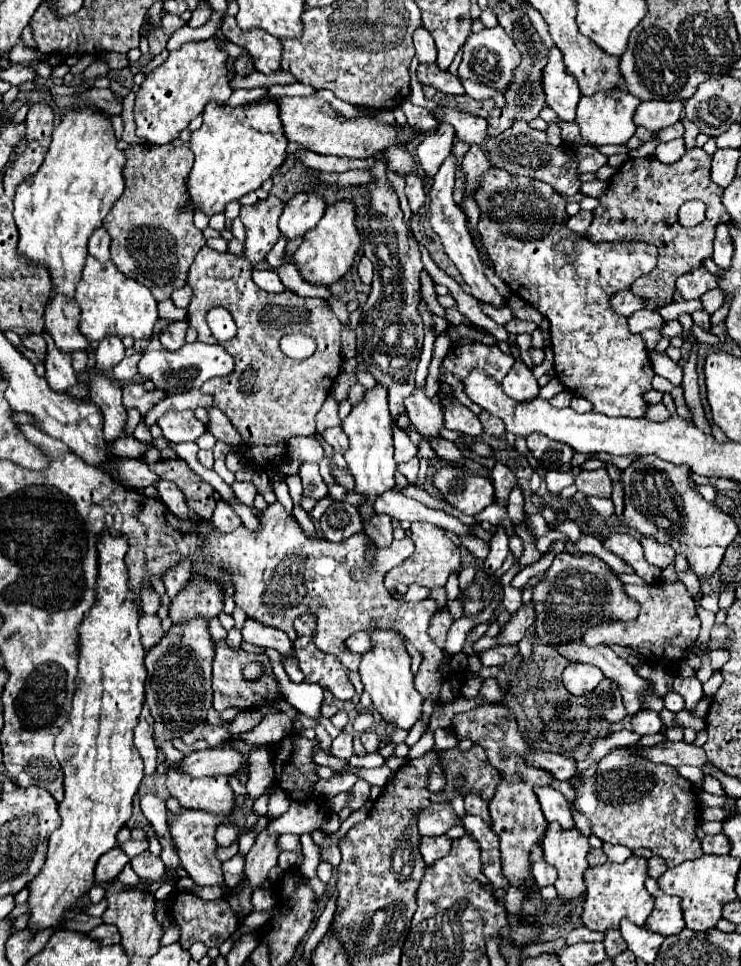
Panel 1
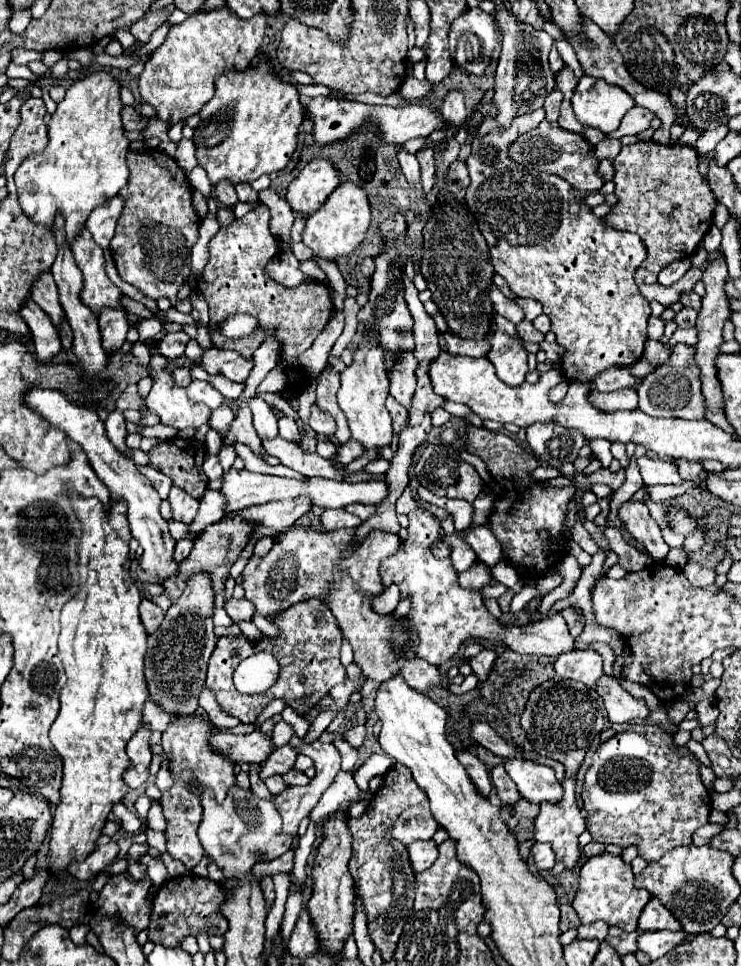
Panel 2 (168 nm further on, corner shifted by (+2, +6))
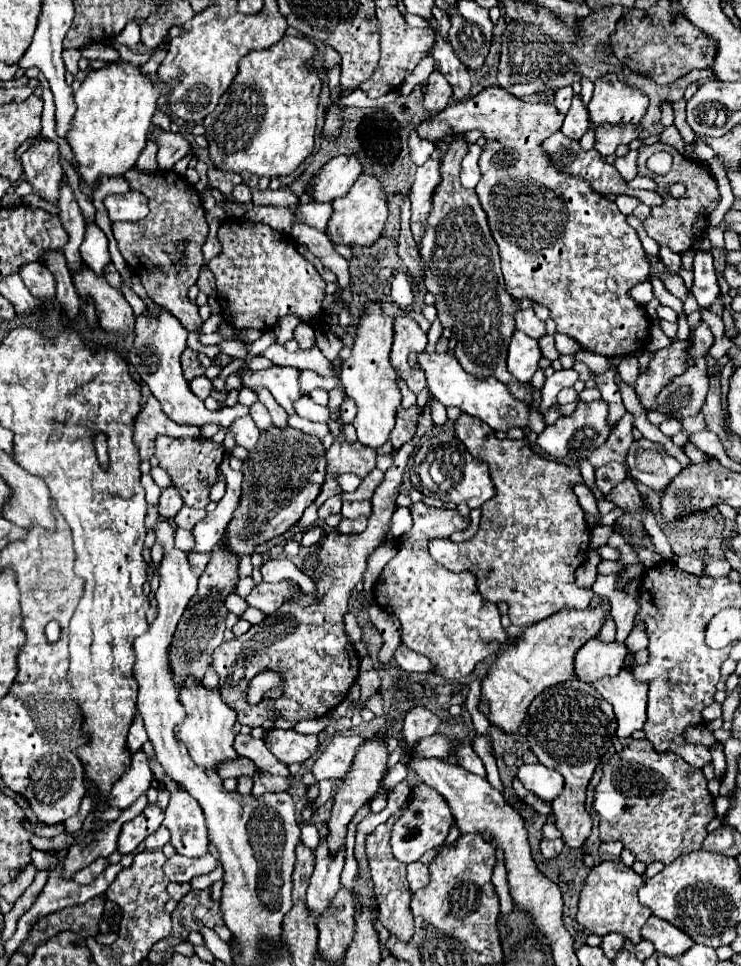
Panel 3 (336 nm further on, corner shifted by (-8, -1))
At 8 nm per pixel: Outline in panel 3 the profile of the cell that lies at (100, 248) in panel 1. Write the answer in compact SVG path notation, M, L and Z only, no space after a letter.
M127 192L127 194L115 194L115 196L107 196L103 200L107 212L109 212L109 218L111 222L117 222L117 220L129 220L129 222L135 222L135 220L141 220L149 214L149 208L147 208L147 200L141 192Z

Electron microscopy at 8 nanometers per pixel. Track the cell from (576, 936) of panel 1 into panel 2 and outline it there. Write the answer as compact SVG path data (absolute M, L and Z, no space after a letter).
M595 921L593 925L581 925L577 929L577 937L579 939L599 939L599 941L603 941L607 937L607 929L609 929L607 923Z

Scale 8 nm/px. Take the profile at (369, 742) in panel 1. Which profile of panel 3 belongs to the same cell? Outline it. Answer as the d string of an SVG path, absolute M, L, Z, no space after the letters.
M335 736L313 764L311 770L313 778L327 778L327 780L345 778L361 742L363 738L359 736Z

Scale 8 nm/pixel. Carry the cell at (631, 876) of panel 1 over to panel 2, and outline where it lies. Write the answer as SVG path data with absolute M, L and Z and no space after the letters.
M597 855L591 857L579 875L579 889L573 901L573 909L577 911L583 925L591 925L595 921L605 921L607 925L615 925L623 931L637 931L637 921L647 905L651 895L645 889L635 889L635 875L629 863L625 863L619 855Z

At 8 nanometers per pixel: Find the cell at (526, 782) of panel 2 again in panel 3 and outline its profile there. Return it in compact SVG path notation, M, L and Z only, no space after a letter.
M521 764L517 778L523 782L527 790L537 794L545 802L551 802L563 790L561 774L543 764Z

